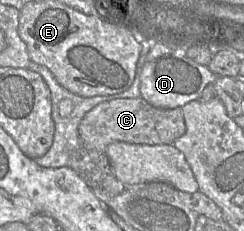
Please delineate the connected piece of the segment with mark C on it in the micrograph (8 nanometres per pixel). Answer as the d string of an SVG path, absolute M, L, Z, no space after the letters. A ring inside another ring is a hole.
M142 97L101 102L84 115L78 127L81 146L98 152L105 152L106 147L116 141L148 145L173 144L185 131L185 121L180 107L154 107Z

